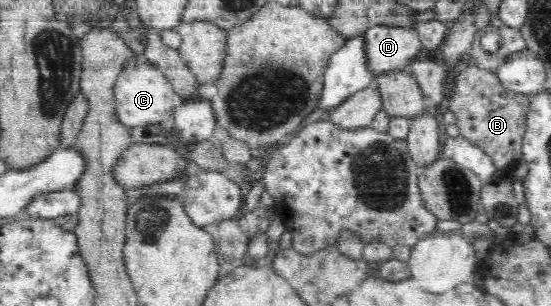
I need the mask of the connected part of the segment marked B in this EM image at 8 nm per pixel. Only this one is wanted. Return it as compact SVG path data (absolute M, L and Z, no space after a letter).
M467 66L457 74L455 85L447 96L448 110L456 116L459 133L470 143L483 149L493 160L497 175L502 170L514 170L522 159L522 144L528 118L530 96L504 87L496 72Z

